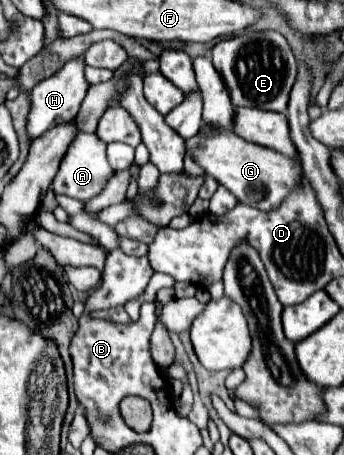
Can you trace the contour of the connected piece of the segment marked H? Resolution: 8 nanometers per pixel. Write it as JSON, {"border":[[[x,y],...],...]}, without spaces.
{"border":[[[75,56],[63,64],[61,70],[57,70],[51,78],[41,80],[33,90],[31,90],[31,112],[29,112],[29,122],[27,122],[27,132],[31,138],[41,136],[49,128],[69,122],[77,116],[79,106],[87,94],[89,82],[85,80],[85,60],[83,56]]]}

